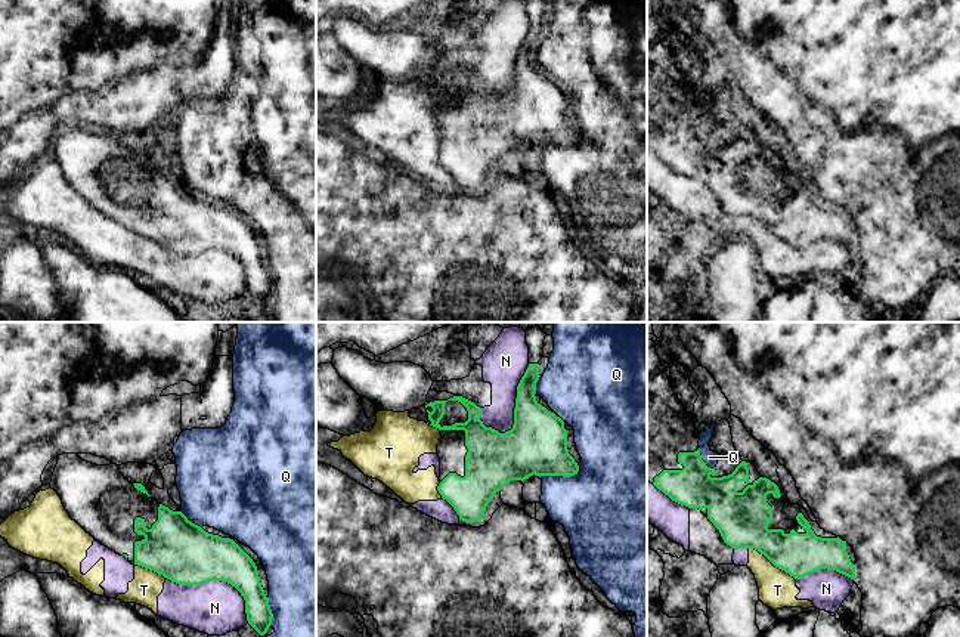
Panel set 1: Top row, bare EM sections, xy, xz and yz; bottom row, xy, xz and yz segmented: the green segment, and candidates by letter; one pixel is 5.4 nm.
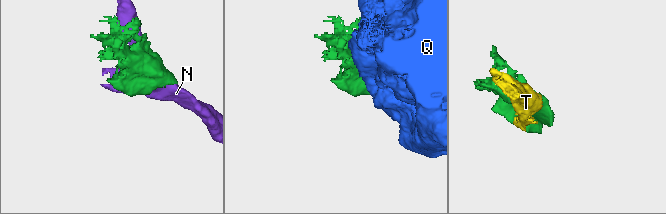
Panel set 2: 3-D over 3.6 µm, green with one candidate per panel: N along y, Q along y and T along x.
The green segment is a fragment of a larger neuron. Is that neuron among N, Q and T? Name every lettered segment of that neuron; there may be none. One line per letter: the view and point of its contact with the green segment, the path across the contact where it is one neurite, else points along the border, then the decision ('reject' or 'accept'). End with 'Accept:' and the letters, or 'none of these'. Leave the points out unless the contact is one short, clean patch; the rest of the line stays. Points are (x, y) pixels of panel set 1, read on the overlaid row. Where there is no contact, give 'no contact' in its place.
N: contact xz (514, 408); reject
Q: contact xz (557, 475); reject
T: contact yz (773, 563); reject
Accept: none of these

